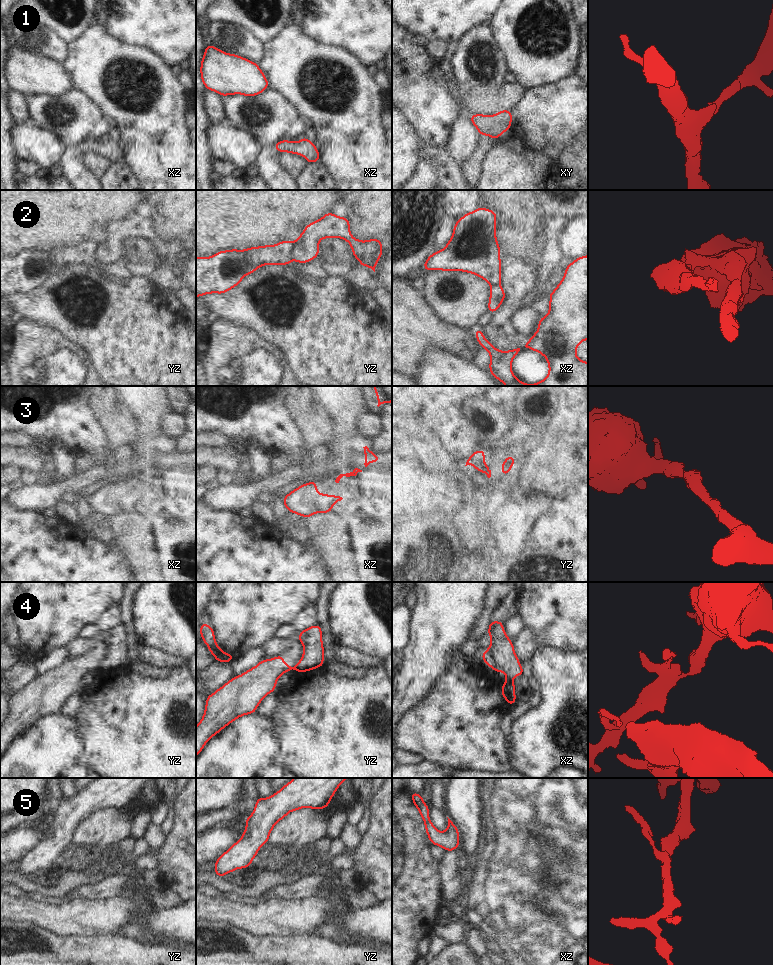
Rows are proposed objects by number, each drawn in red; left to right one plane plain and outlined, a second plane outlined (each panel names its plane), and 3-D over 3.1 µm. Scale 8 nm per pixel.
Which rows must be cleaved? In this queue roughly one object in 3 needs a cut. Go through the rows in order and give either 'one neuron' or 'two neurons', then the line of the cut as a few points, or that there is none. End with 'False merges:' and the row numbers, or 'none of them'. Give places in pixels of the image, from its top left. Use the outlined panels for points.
1: one neuron; cut none
2: two neurons; cut yz (294, 242), (291, 258)
3: one neuron; cut none
4: two neurons; cut xz (509, 679), (506, 682)
5: one neuron; cut none
False merges: 2, 4

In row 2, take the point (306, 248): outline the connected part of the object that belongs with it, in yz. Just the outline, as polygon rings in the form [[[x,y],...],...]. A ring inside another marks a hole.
[[[330,212],[305,227],[294,242],[291,258],[297,263],[308,263],[318,257],[321,239],[336,237],[346,240],[351,245],[354,259],[360,259],[358,265],[367,266],[375,272],[378,260],[383,254],[382,241],[360,241],[352,237],[348,218],[338,217]]]

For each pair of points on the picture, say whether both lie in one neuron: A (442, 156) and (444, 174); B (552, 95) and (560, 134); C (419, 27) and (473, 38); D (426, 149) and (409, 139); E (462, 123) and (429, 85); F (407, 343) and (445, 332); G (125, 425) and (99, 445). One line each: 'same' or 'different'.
A: same
B: same
C: different
D: different
E: different
F: same
G: different

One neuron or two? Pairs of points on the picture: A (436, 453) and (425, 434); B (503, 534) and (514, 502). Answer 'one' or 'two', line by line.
A: one
B: one

